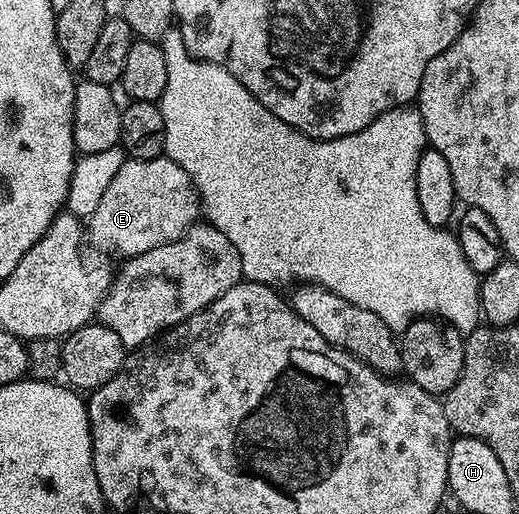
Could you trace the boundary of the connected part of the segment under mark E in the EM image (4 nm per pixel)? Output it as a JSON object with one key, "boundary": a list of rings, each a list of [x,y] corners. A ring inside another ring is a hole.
{"boundary":[[[128,159],[118,169],[114,181],[106,188],[102,201],[98,201],[98,209],[86,220],[86,239],[92,242],[92,247],[102,254],[131,257],[141,255],[150,249],[158,249],[158,245],[166,245],[170,241],[178,241],[201,218],[202,208],[196,187],[191,177],[172,159]]]}

